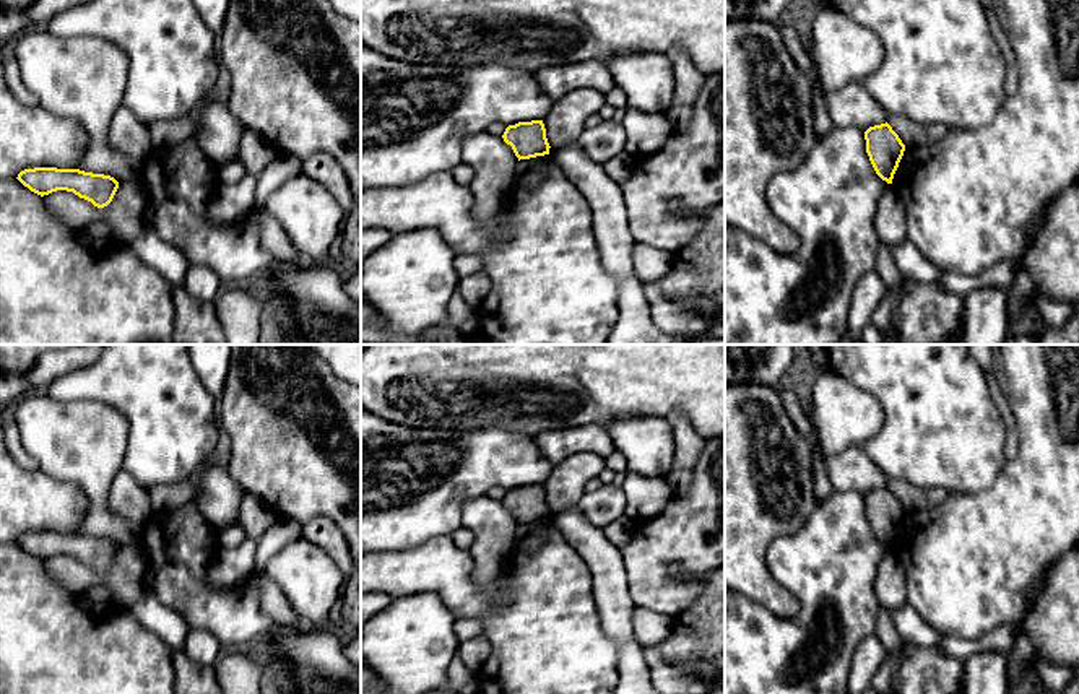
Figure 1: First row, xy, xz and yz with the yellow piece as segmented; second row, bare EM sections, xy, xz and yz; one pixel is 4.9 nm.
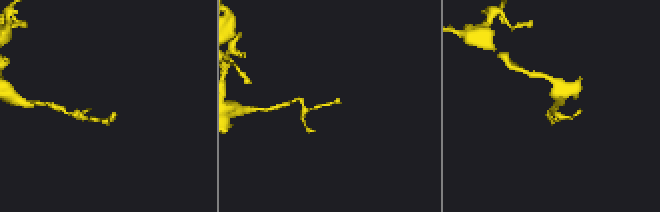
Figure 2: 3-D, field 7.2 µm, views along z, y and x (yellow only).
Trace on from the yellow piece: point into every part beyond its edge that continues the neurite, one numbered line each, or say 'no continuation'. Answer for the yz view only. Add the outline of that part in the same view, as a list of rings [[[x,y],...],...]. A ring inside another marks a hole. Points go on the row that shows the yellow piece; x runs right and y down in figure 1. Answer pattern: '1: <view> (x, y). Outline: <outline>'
no continuation

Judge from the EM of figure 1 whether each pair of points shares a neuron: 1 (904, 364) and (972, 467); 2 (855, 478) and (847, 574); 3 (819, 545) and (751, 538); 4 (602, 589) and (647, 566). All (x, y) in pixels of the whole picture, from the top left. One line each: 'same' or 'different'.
1: same
2: different
3: different
4: different

